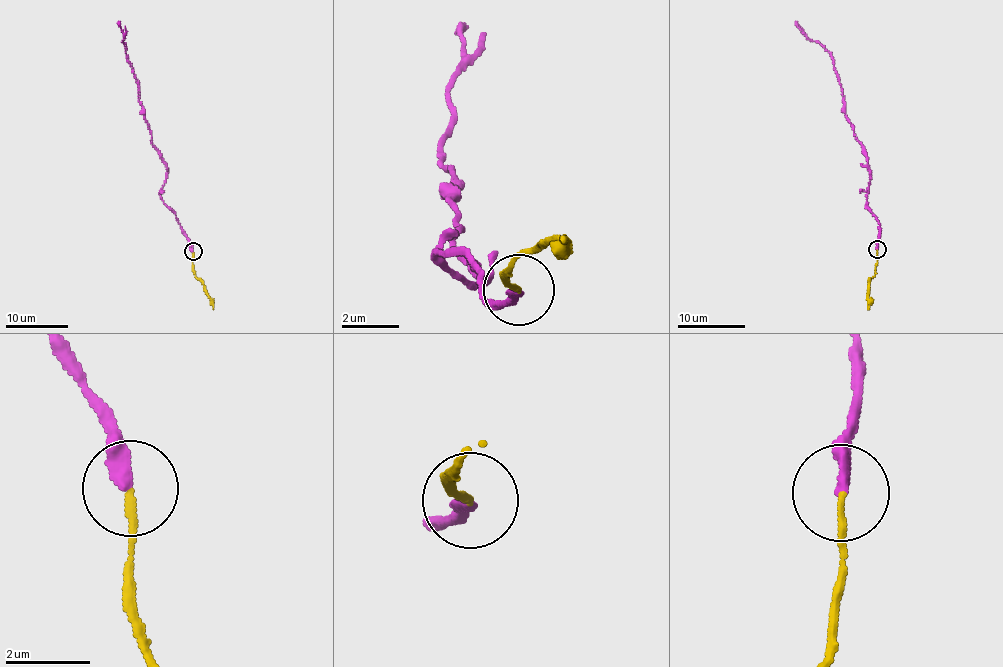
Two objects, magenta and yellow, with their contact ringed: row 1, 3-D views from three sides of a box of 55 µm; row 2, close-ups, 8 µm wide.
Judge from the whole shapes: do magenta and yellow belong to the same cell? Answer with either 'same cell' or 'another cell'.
same cell

